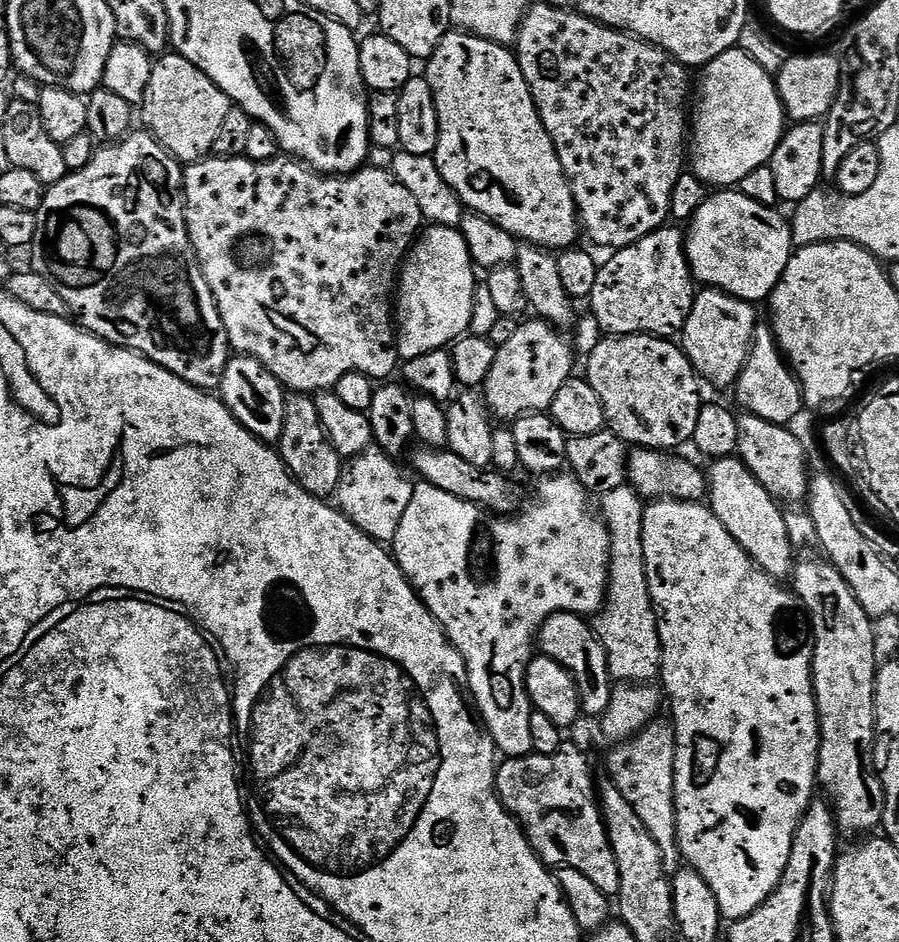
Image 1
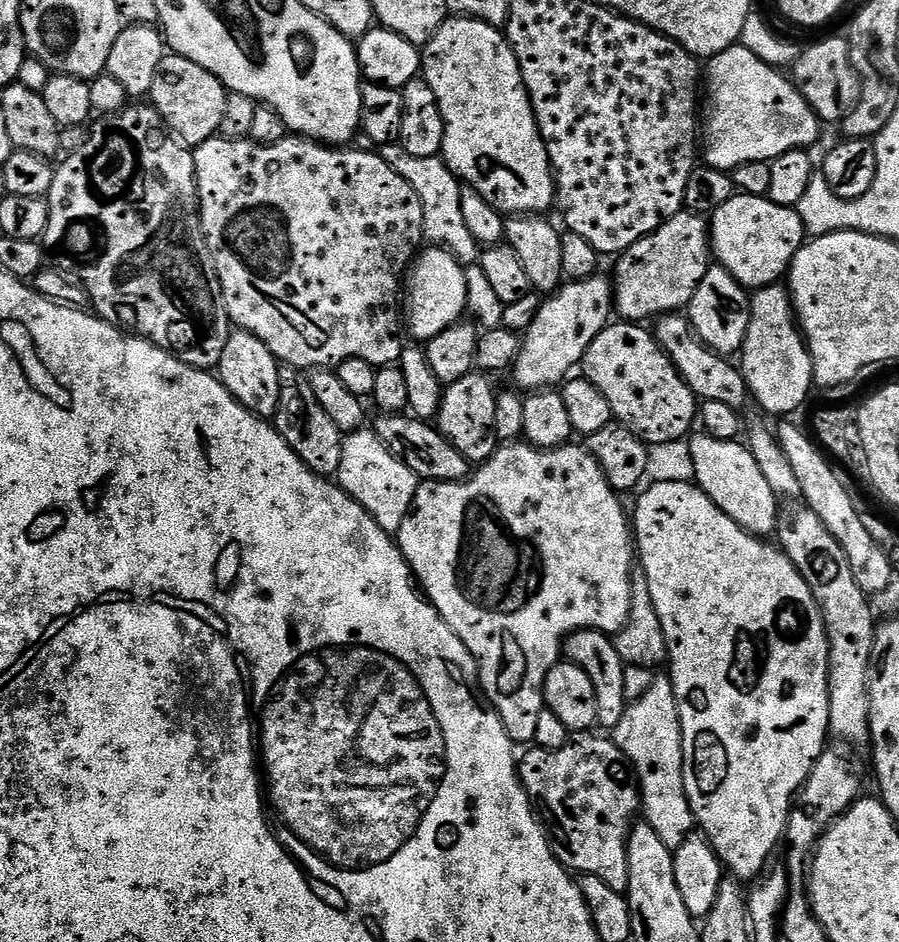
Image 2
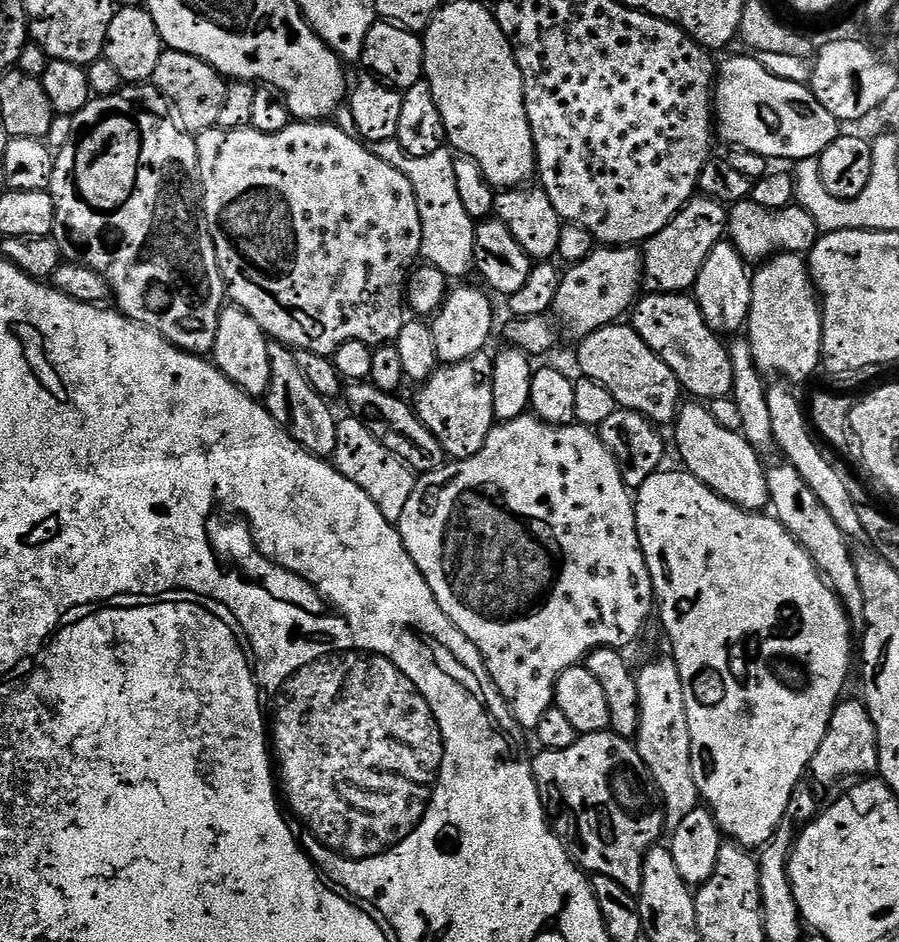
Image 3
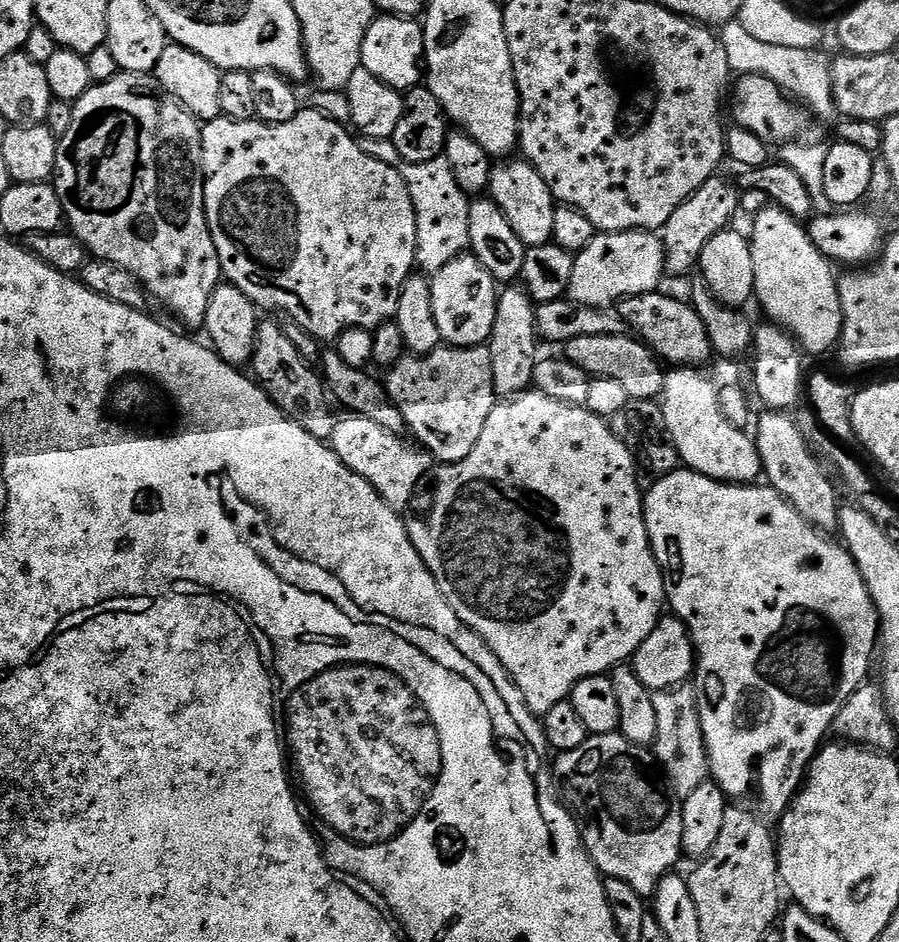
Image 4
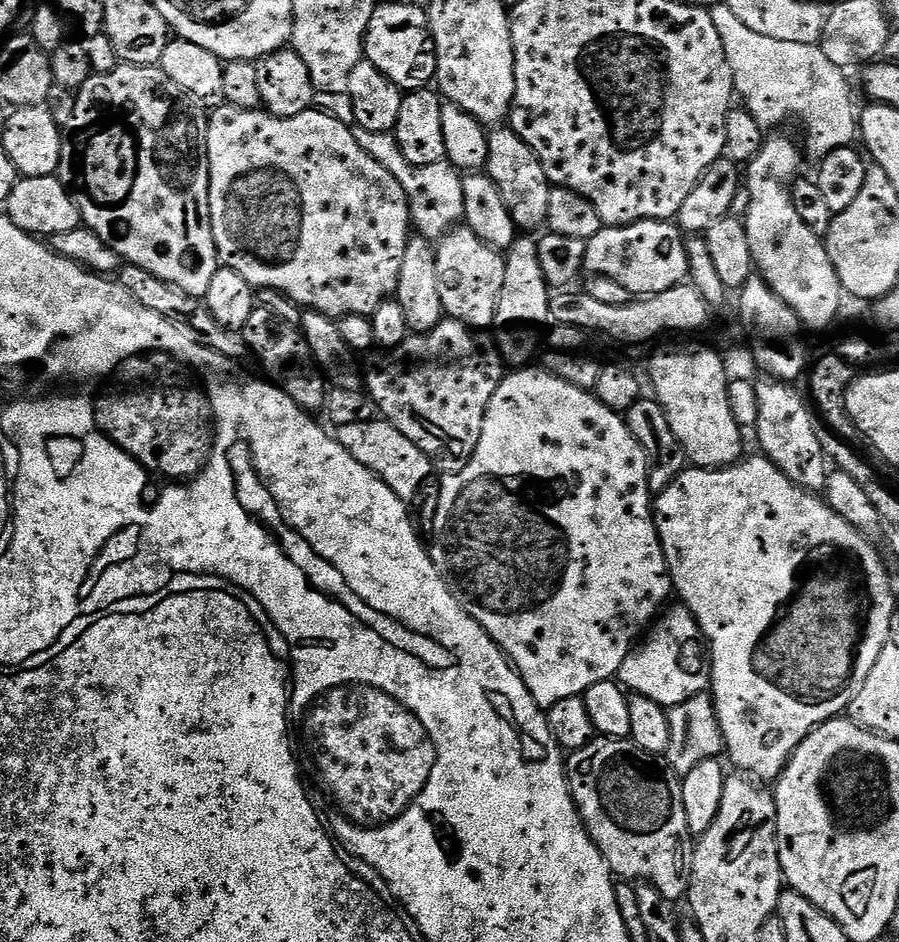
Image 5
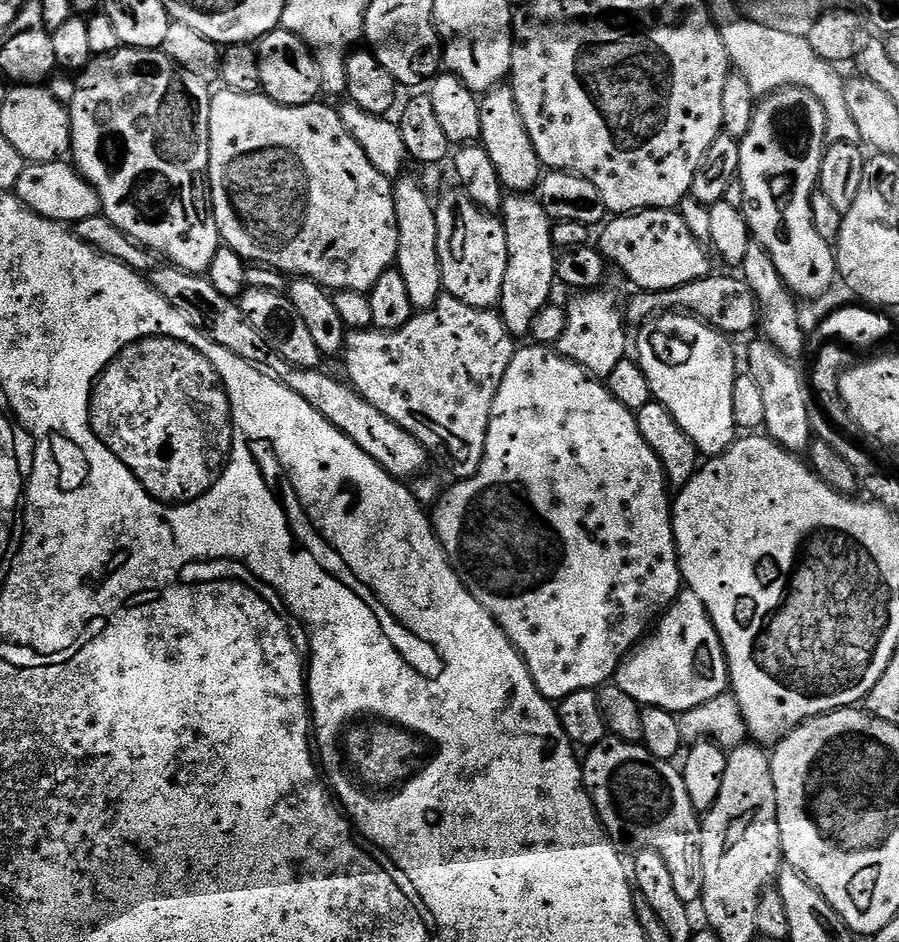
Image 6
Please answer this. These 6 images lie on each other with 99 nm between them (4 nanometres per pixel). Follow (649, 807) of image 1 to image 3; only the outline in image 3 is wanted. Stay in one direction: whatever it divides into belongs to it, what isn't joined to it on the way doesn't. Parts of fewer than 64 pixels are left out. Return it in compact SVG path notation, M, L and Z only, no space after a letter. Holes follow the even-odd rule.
M665 656L648 663L637 671L636 685L640 695L640 725L634 743L664 801L667 827L673 830L684 818L689 817L690 810L702 804L698 786L694 786L690 722L686 722L686 694L682 690L681 675L678 674L675 660Z

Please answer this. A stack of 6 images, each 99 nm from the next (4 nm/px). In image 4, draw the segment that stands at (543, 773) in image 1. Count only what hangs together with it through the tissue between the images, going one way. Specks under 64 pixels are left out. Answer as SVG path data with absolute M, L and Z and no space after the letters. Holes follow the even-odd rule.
M614 731L610 734L602 734L601 736L589 736L586 743L578 746L578 750L561 752L555 759L556 765L553 766L552 772L556 775L557 782L560 783L560 792L564 795L565 802L568 803L569 809L567 808L567 811L570 813L572 819L575 820L580 831L580 841L584 843L584 849L588 852L588 857L596 863L596 868L600 871L600 875L609 880L621 880L630 886L634 886L634 890L640 896L645 898L655 897L656 888L662 882L662 878L669 875L675 869L672 867L679 860L682 860L684 847L682 846L681 801L674 795L667 779L662 775L653 753L647 748L634 746L625 736L621 736L619 731Z

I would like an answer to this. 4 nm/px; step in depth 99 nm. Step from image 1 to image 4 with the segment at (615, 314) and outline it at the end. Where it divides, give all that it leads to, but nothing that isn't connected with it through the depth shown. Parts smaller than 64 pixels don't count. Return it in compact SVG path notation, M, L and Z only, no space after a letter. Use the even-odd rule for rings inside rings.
M723 175L711 176L695 194L670 218L670 222L662 230L662 239L666 249L666 268L669 273L684 276L691 268L695 269L700 263L702 250L706 250L706 242L714 238L714 234L725 231L732 220L732 215L737 215L740 207L740 192L732 189L728 180L723 180Z

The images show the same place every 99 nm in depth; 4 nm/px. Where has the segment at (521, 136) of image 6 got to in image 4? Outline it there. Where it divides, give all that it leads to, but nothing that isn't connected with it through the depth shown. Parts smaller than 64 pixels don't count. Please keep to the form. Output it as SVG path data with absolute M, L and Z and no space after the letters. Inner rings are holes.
M508 158L497 163L492 170L492 180L488 183L490 199L506 214L506 222L514 229L514 234L522 238L528 248L553 243L554 214L558 207L550 194L550 186L542 182L542 174L523 158Z

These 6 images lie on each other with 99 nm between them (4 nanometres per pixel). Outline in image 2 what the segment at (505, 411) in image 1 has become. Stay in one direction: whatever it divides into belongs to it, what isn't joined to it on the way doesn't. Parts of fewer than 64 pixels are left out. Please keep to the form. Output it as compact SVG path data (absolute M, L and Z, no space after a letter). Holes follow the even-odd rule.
M597 274L565 283L541 303L534 322L522 334L520 352L510 369L517 389L528 394L555 389L571 373L568 371L583 361L590 342L594 342L613 319L612 286L609 277L607 280L604 274Z

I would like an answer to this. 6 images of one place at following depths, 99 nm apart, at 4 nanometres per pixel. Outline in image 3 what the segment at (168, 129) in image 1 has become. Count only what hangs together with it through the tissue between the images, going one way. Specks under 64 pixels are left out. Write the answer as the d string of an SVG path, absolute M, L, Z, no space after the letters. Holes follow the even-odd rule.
M168 50L161 55L158 66L152 75L151 83L155 84L160 95L174 109L179 123L187 131L199 134L208 128L217 127L218 114L222 110L222 101L226 98L228 84L225 77L214 71L209 64L190 54Z

